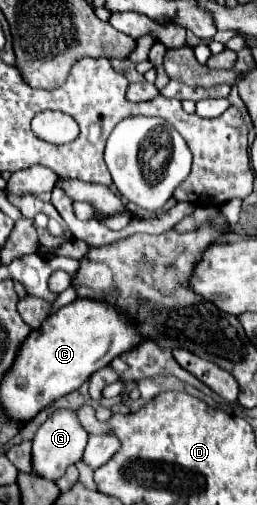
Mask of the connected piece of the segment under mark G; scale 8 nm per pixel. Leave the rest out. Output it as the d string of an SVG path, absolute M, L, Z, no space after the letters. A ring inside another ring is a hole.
M56 409L38 429L34 441L32 441L32 461L34 461L34 473L44 475L48 479L58 479L64 475L66 467L72 463L78 463L82 459L84 447L88 443L88 433L82 427L82 423L76 417L76 411L72 409Z

